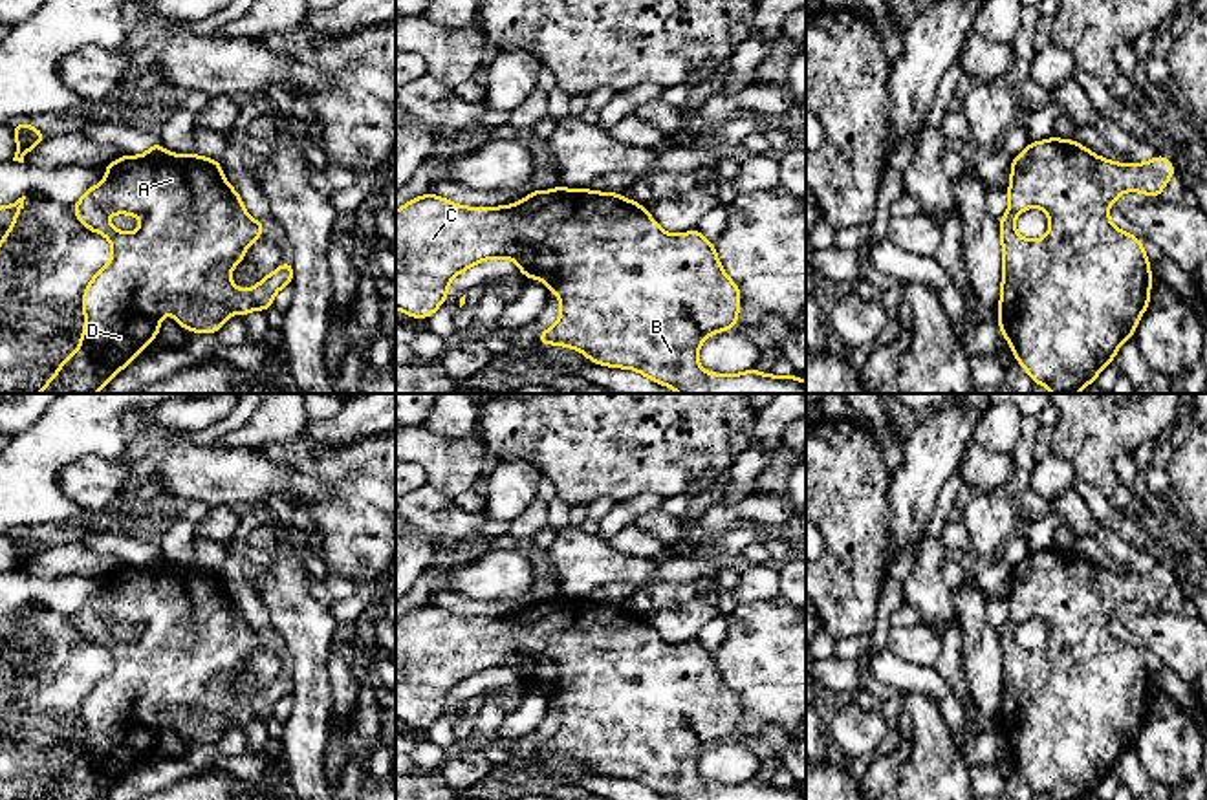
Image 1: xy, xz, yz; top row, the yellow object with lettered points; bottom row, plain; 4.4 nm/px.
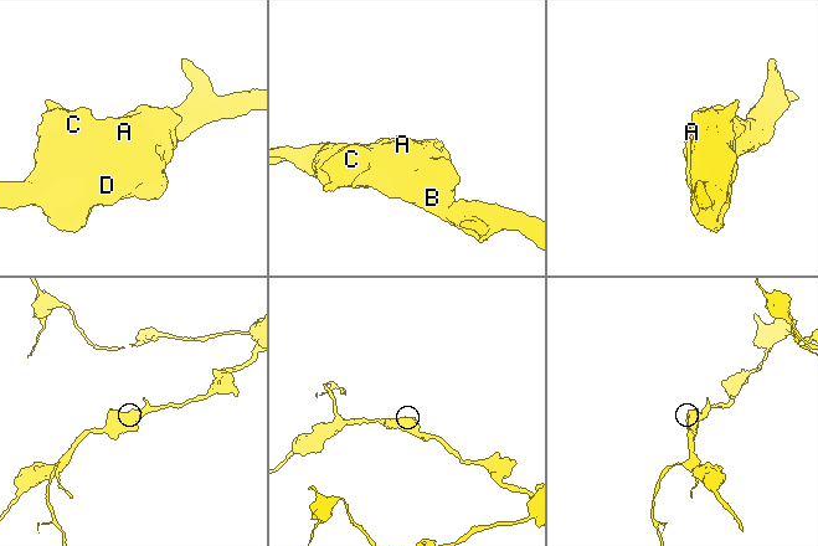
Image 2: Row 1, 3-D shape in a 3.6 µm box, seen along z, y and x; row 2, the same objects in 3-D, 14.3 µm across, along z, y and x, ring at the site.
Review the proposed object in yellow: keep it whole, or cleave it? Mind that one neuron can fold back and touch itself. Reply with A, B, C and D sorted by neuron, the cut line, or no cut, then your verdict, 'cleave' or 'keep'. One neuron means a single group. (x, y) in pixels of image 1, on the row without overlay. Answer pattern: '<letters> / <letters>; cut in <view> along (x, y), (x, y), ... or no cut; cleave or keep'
A B C D; no cut; keep

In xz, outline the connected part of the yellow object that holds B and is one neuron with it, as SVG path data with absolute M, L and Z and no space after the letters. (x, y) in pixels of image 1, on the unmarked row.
M582 599L533 600L527 608L506 617L462 617L441 606L423 604L396 622L396 719L427 729L445 712L451 690L469 677L491 670L511 668L526 688L540 688L546 699L560 708L560 727L538 743L537 752L579 760L592 773L628 778L674 800L806 800L793 787L764 785L751 778L734 785L705 782L698 762L705 747L736 738L740 697L725 685L714 654L698 639L669 644L650 622L614 600Z

